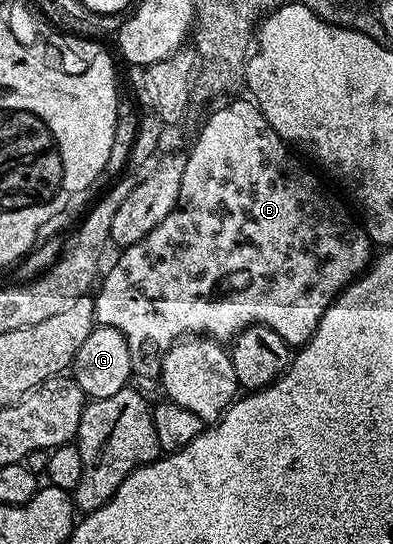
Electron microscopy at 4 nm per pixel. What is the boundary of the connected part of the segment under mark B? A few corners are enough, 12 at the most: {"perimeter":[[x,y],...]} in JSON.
{"perimeter":[[250,99],[94,294],[136,378],[301,347],[373,246]]}

